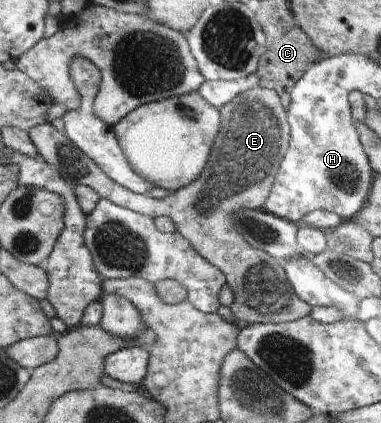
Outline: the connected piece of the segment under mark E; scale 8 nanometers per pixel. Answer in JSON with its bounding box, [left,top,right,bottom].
[28,86,312,323]

